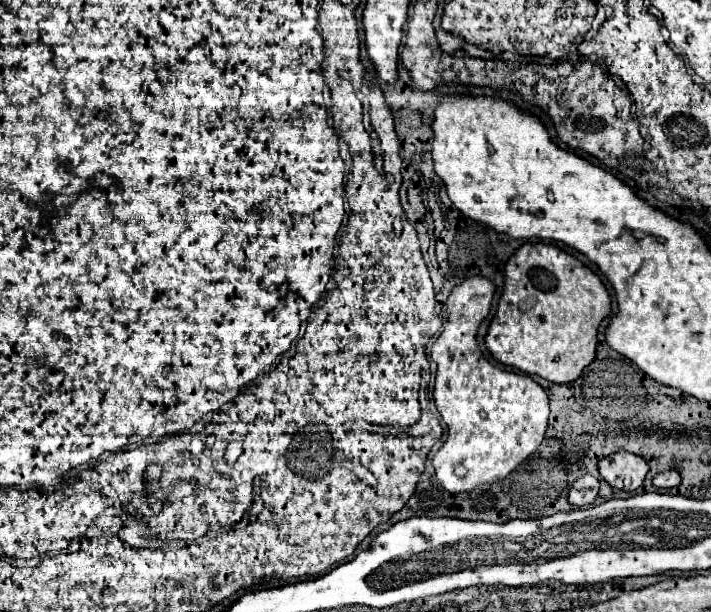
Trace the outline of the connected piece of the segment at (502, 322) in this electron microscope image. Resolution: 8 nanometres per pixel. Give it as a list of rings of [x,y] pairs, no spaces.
[[[525,244],[507,262],[505,290],[485,344],[501,364],[569,384],[595,360],[597,330],[609,314],[611,298],[595,272],[553,244]]]

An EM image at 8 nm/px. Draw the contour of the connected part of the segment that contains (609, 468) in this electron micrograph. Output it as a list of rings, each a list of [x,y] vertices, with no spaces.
[[[623,450],[599,460],[601,478],[615,490],[629,490],[629,492],[637,490],[643,484],[647,472],[649,466],[641,456]]]

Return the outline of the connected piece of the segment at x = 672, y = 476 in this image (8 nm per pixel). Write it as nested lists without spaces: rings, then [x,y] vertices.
[[[675,470],[661,472],[661,474],[657,474],[657,476],[653,478],[653,486],[655,486],[655,488],[675,488],[675,486],[679,486],[679,482],[681,482],[681,476],[679,476],[679,472],[675,472]]]

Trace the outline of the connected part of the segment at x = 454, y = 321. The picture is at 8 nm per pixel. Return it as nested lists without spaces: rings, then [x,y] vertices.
[[[469,276],[461,284],[457,284],[447,300],[447,324],[443,326],[443,332],[435,338],[435,344],[431,348],[431,358],[437,362],[433,398],[441,418],[447,424],[447,440],[433,456],[433,468],[437,480],[451,494],[469,492],[481,484],[489,484],[511,474],[543,442],[549,420],[549,398],[537,382],[533,382],[525,374],[515,374],[493,366],[479,352],[475,338],[479,324],[491,310],[493,294],[495,284],[485,276]]]

